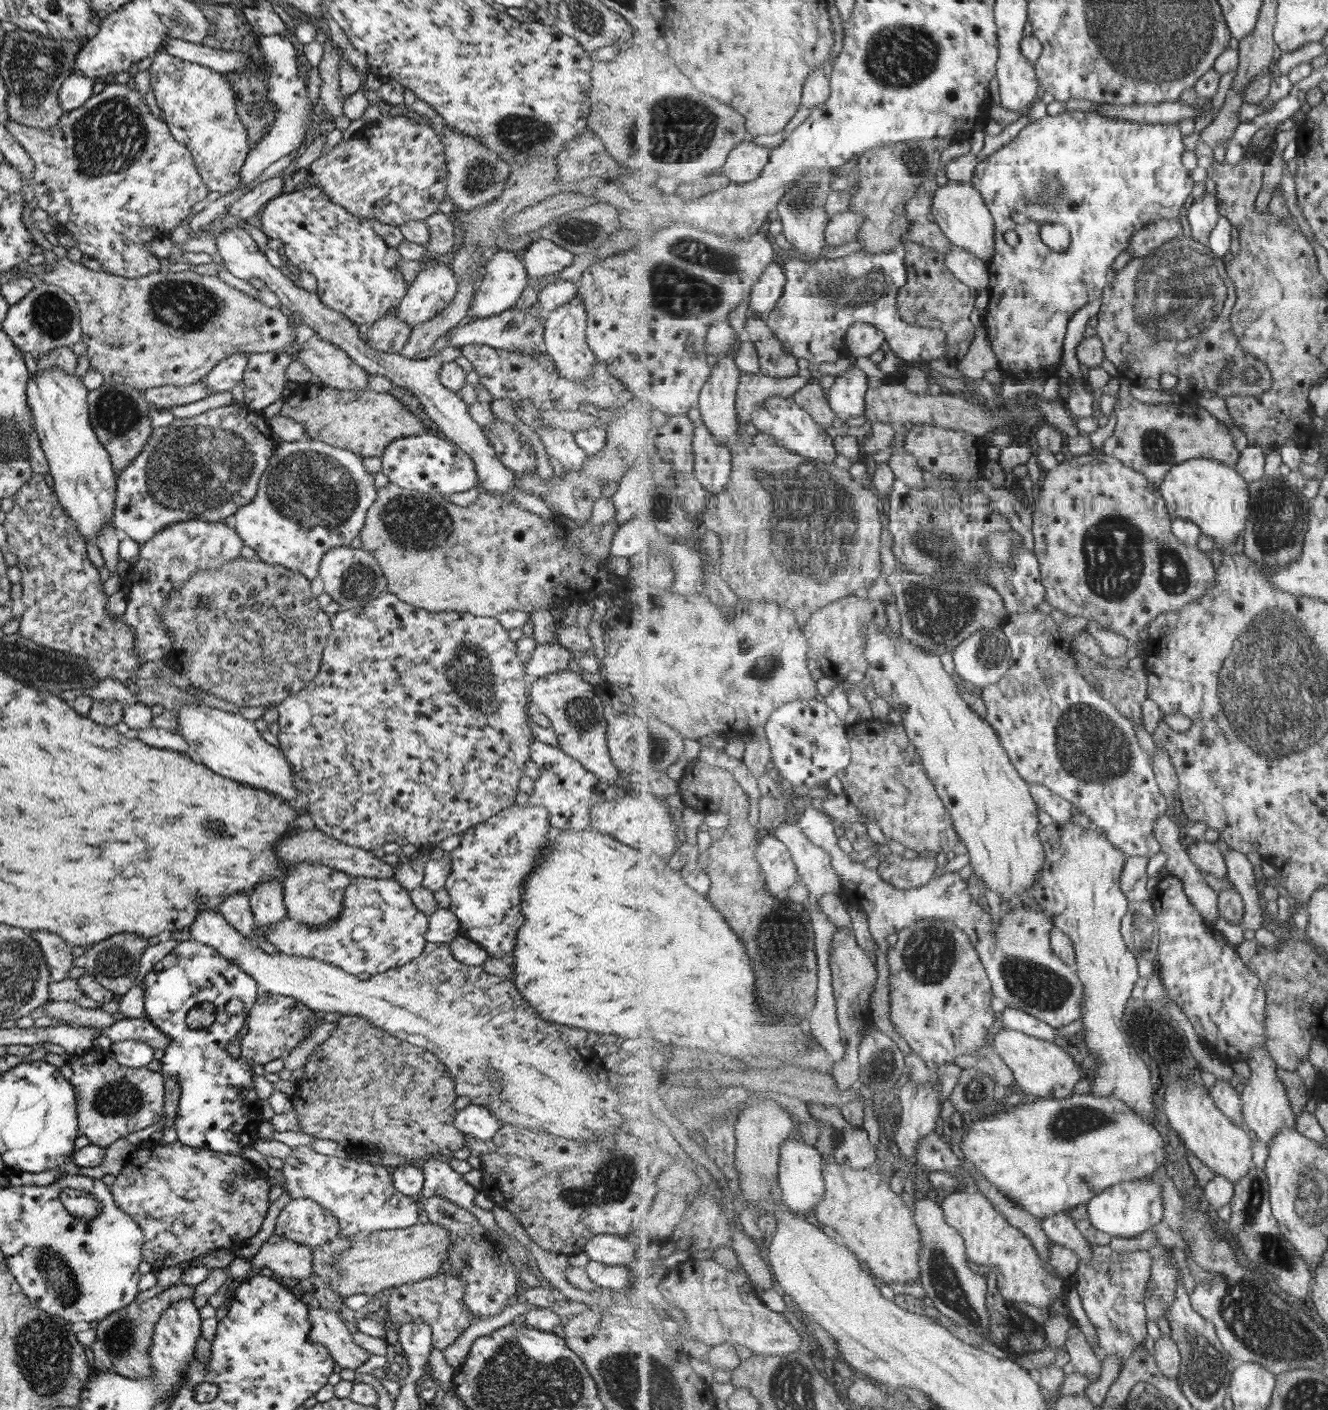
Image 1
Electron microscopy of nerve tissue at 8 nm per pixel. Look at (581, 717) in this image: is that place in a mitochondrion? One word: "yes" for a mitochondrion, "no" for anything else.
yes

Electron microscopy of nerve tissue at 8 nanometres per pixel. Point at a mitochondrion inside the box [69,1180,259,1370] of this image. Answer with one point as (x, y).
(120, 1340)

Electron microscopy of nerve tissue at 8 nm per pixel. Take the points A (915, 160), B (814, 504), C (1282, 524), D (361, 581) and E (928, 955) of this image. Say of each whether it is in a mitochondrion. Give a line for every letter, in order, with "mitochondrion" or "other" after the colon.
A: mitochondrion
B: mitochondrion
C: mitochondrion
D: mitochondrion
E: mitochondrion

